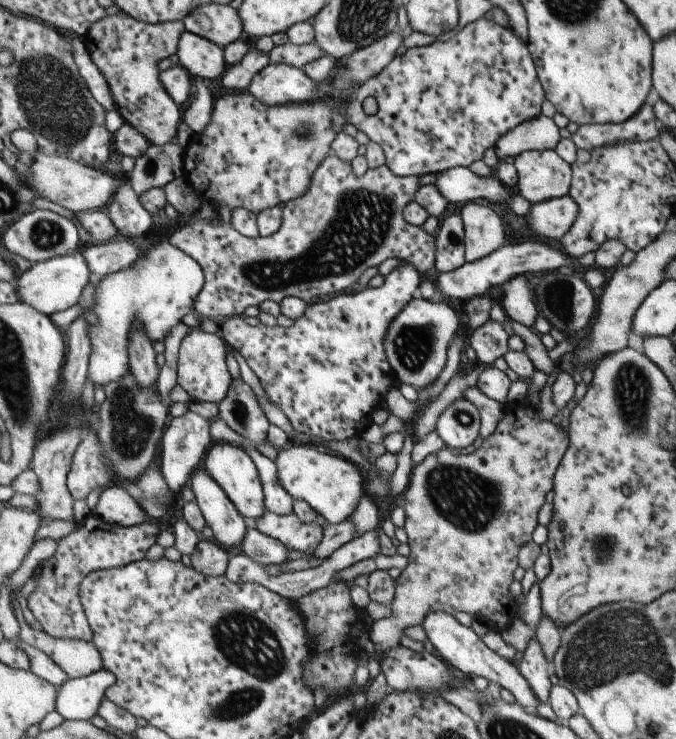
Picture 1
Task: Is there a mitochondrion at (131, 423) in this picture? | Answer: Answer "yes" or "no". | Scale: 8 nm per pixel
yes

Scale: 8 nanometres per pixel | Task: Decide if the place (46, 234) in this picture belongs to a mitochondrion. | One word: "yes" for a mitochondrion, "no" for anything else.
yes

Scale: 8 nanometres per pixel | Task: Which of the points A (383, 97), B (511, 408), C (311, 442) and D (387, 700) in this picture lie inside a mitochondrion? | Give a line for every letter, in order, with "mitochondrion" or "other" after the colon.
A: other
B: other
C: other
D: other

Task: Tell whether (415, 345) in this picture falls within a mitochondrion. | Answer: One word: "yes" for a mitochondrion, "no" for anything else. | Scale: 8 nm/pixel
yes

